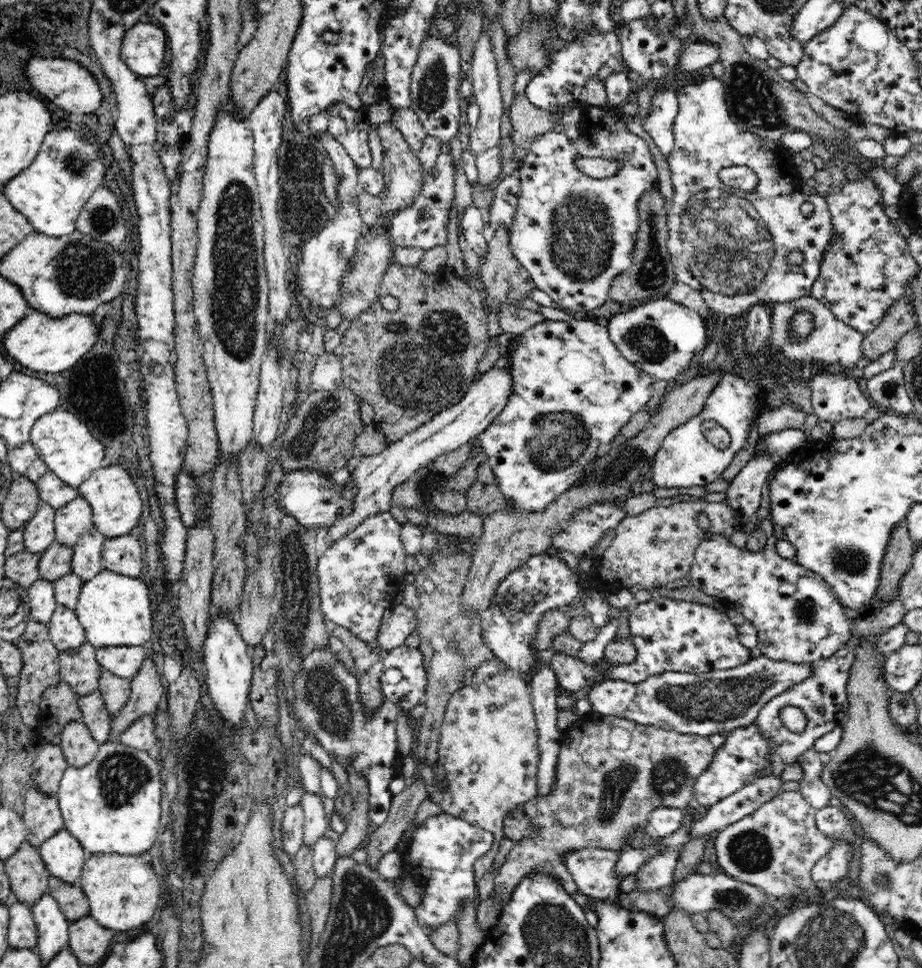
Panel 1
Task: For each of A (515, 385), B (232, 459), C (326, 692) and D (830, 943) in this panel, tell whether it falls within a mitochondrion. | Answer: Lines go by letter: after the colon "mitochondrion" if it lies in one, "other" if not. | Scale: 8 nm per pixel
A: other
B: other
C: mitochondrion
D: mitochondrion

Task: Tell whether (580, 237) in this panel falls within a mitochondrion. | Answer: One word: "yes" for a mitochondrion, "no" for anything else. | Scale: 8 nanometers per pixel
yes

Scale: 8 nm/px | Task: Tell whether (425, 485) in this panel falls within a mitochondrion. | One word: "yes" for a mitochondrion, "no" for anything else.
no

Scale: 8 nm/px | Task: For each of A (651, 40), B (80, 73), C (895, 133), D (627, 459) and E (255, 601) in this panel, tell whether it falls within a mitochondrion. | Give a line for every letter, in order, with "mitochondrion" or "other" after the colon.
A: other
B: other
C: other
D: mitochondrion
E: mitochondrion

